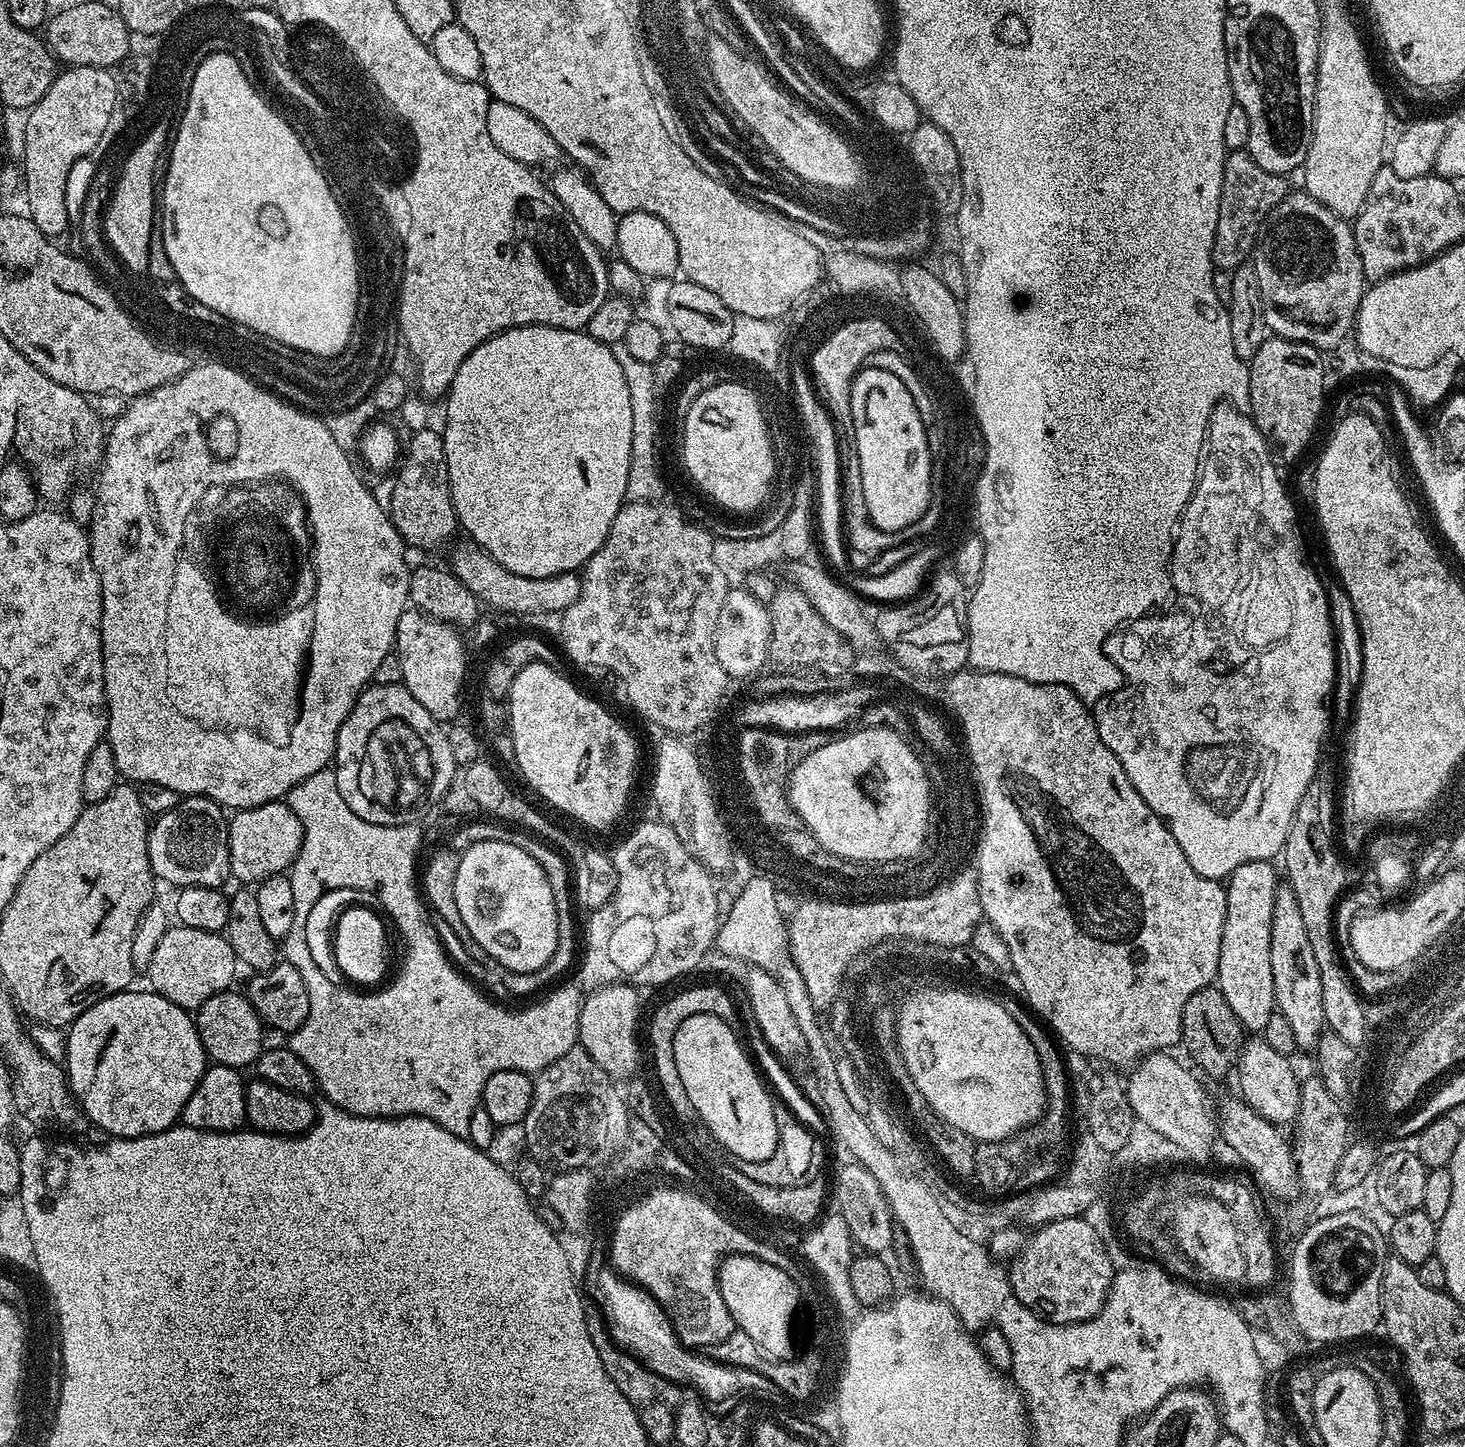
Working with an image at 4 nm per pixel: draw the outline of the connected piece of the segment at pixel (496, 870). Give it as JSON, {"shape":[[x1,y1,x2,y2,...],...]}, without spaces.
{"shape":[[478,842,459,853,456,875,451,877,450,883,456,899,456,912,462,914,466,930,470,930,474,942,478,942,478,946,482,946,482,950,486,950,486,954,503,968,512,972,533,972,542,970,542,966,554,958,558,946,558,910,548,875,534,858,530,858,530,854,526,854,526,850,507,842]]}

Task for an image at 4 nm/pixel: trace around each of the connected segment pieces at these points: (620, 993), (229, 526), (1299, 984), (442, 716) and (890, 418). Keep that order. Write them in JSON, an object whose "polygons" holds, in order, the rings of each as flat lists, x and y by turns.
{"polygons":[[[608,984,605,988,589,991,580,1005,579,1047,593,1062,599,1061,608,1071,620,1075,631,1071,636,1059,632,1028,642,1020,640,996,636,992,639,991,630,984]],[[224,482,206,486,181,521,180,543,172,558,167,595,162,601,160,616,168,616,168,608,172,608,172,588,176,588,176,576,180,576,180,568,184,568,184,564,192,564,192,568,208,580,208,588,212,588,216,604,220,604,229,617,250,625,276,624,276,620,284,620,284,616,296,616,295,612,305,608,303,604,295,605,300,576,315,569,311,559,310,534,302,541,296,540,285,519,274,510,273,505,265,503,256,488,249,484]],[[1287,886,1277,887,1274,898,1274,918,1270,922,1270,971,1274,973,1276,1007,1290,1022,1297,1049,1315,1049,1326,1030,1322,1010,1322,978,1318,978,1318,961,1306,935,1302,910,1298,910,1298,898,1294,898,1294,890]],[[405,610,398,618,394,654,402,662,402,683,404,689,426,706,430,714,438,721,454,721,456,713,456,688,460,688,460,644,448,628,440,628,440,620,434,616,425,616,422,612]],[[864,366,853,378,850,407,869,520,877,532,893,534,900,534,911,524,919,525,931,502,929,477,934,473,934,463,914,398,891,367]]]}

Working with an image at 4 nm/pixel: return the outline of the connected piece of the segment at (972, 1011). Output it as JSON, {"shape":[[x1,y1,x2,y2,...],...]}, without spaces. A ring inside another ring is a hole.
{"shape":[[946,990,942,994,946,1000,946,1008,940,1006,934,1008,930,1018,924,1018,924,1058,918,1060,918,1064,902,1062,903,1071,908,1074,907,1079,918,1090,922,1090,922,1098,931,1106,933,1112,940,1116,950,1126,956,1124,954,1130,962,1137,968,1137,977,1141,1000,1141,1000,1128,1009,1132,1012,1137,1017,1133,1014,1126,1022,1126,1022,1122,1030,1122,1033,1125,1040,1120,1045,1112,1040,1109,1040,1068,1036,1068,1036,1056,1032,1056,1032,1048,1028,1048,1028,1040,1020,1036,1020,1028,1016,1028,1019,1019,1015,1024,1014,1020,1008,1020,1004,1013,1008,1010,999,999,988,994,981,994,974,998,974,990,965,990,963,994,954,994,954,990],[964,1080,984,1080,984,1088,964,1088,960,1092,960,1084]]}

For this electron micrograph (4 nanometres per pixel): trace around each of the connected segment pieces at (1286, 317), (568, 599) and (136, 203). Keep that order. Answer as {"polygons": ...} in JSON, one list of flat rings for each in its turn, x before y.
{"polygons":[[[1303,190,1289,191,1288,195,1282,198,1282,202,1278,202,1278,206,1274,206,1274,210,1268,215,1268,219,1264,221,1258,243,1250,257,1251,264,1253,270,1256,271,1256,288,1260,291,1261,306,1259,305,1259,307,1262,309,1264,322,1269,333,1294,342,1309,344,1321,350,1335,350,1349,339,1356,322,1356,311,1366,291,1366,281,1362,270,1362,258,1358,254,1358,246,1356,245,1356,233,1353,225,1345,217,1334,214,1329,208,1322,206,1322,202,1318,202]],[[468,542,462,543,460,552,450,554,450,562,452,573,462,582,471,584,471,588,481,592,488,600,492,600,500,614,513,612,516,616,555,617,557,614,563,614,580,593,580,576,576,572,563,572,546,578,526,578,522,574,506,570,502,562]],[[156,128,156,132,151,132,148,140,144,140,144,148,136,152,136,156,129,161,128,168,125,169,120,187,116,190,115,200,112,201,111,212,108,213,108,232,112,240,107,247,113,253,116,251,117,258,125,264,129,273,145,273,148,268,146,254,150,230,158,223,158,179,151,172,163,141,164,128]]]}

